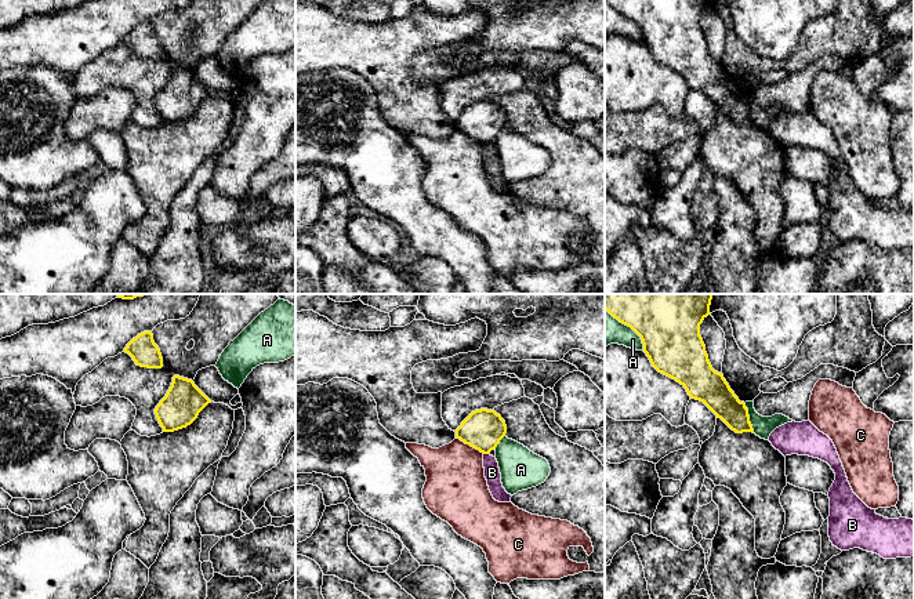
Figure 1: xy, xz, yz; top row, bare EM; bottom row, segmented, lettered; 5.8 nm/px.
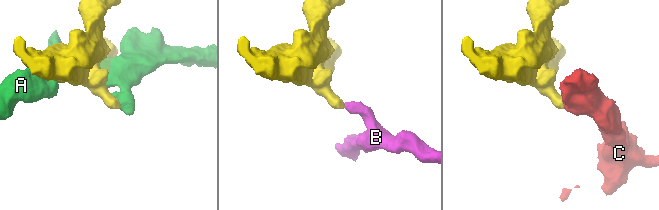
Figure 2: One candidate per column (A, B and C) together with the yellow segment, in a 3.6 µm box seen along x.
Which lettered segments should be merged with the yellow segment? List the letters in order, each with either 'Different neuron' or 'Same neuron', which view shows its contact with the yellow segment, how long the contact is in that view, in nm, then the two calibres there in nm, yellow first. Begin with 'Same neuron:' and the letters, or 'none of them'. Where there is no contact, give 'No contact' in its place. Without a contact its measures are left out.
Same neuron: none of them
A: Different neuron. Touches yellow in yz. Shared border 340 nm. Thickness 320 nm (yellow) against 170 nm
B: Different neuron. Touches yellow in xz. Shared border 30 nm. Thickness 240 nm (yellow) against 100 nm
C: Different neuron. Touches yellow in xz. Shared border 190 nm. Thickness 240 nm (yellow) against 340 nm

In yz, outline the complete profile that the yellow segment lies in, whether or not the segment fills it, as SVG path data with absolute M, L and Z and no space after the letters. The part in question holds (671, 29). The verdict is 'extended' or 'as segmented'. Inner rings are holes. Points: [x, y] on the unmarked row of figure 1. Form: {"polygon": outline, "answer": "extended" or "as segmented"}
{"polygon": "M606 0L642 30L643 43L661 65L679 73L736 124L752 123L748 99L708 51L700 15L710 0Z", "answer": "as segmented"}

